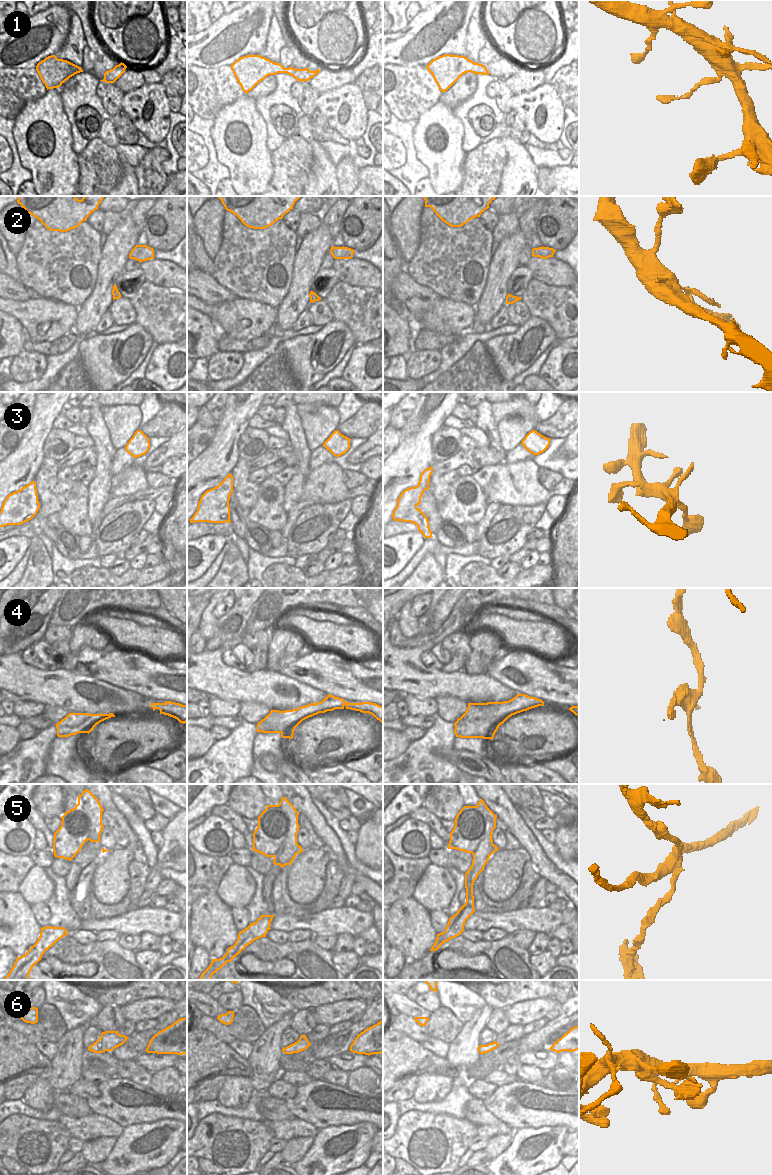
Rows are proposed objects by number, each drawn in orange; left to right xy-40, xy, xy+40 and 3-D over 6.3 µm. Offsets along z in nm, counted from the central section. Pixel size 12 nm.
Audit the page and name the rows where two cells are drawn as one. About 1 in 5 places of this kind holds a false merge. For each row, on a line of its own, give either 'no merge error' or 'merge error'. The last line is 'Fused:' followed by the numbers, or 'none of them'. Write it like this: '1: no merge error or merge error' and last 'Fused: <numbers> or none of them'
1: no merge error
2: merge error
3: no merge error
4: merge error
5: merge error
6: no merge error
Fused: 2, 4, 5

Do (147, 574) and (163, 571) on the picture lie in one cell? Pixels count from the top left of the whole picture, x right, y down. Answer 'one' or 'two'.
one

